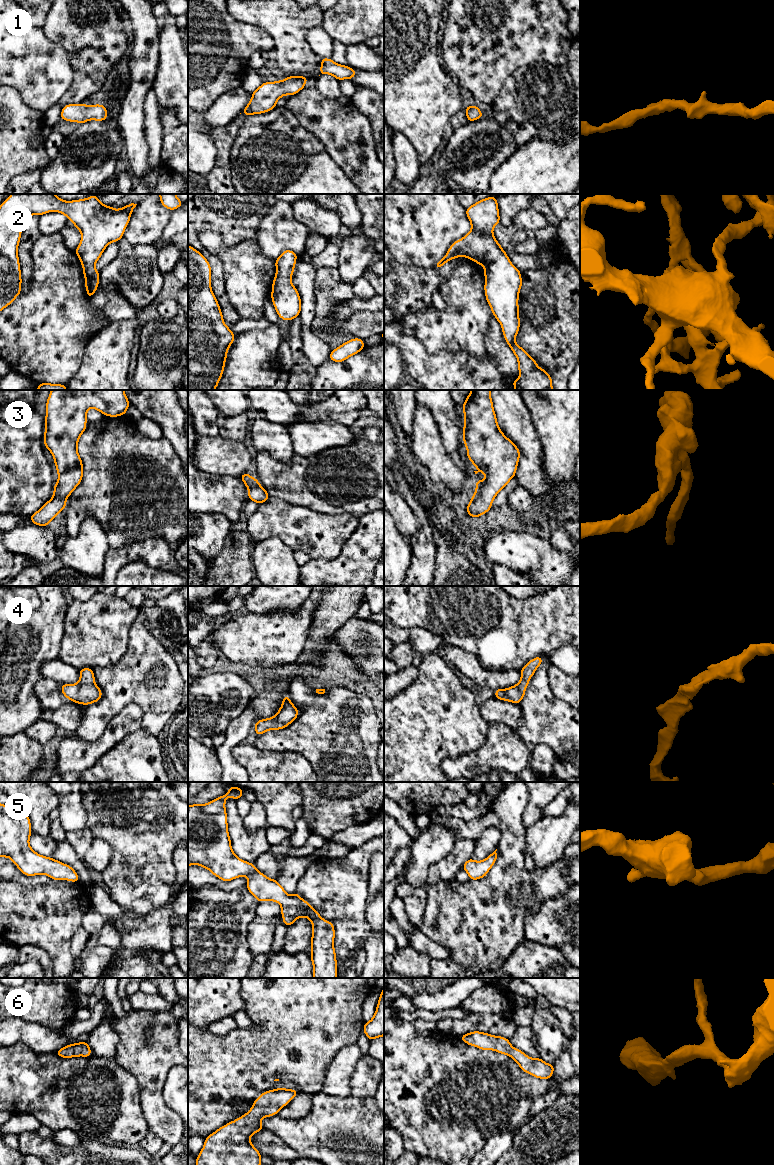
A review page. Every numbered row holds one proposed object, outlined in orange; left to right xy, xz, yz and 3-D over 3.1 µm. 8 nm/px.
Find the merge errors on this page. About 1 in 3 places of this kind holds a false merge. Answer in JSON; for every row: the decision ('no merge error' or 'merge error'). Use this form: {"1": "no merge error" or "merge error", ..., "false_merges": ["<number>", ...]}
{"1": "no merge error", "2": "no merge error", "3": "no merge error", "4": "no merge error", "5": "no merge error", "6": "no merge error", "false_merges": []}

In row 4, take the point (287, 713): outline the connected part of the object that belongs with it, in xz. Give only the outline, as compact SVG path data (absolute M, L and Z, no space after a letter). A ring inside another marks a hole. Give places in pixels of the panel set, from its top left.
M287 696L282 698L282 705L275 716L267 719L258 720L254 726L256 734L259 736L270 730L279 730L286 728L297 718L299 712Z

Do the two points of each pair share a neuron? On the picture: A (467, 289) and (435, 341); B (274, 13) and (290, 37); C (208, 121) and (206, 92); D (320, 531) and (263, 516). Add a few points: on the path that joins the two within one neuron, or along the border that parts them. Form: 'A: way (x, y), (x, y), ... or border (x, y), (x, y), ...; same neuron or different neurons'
A: way (466, 302), (466, 312), (448, 329); same neuron
B: way (280, 19), (288, 27), (289, 31); same neuron
C: border (224, 93), (207, 109), (198, 111); different neurons
D: way (306, 530), (277, 518); same neuron

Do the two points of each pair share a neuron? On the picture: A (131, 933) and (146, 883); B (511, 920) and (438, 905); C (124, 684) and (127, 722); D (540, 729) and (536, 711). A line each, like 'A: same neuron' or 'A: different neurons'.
A: different neurons
B: same neuron
C: different neurons
D: same neuron

